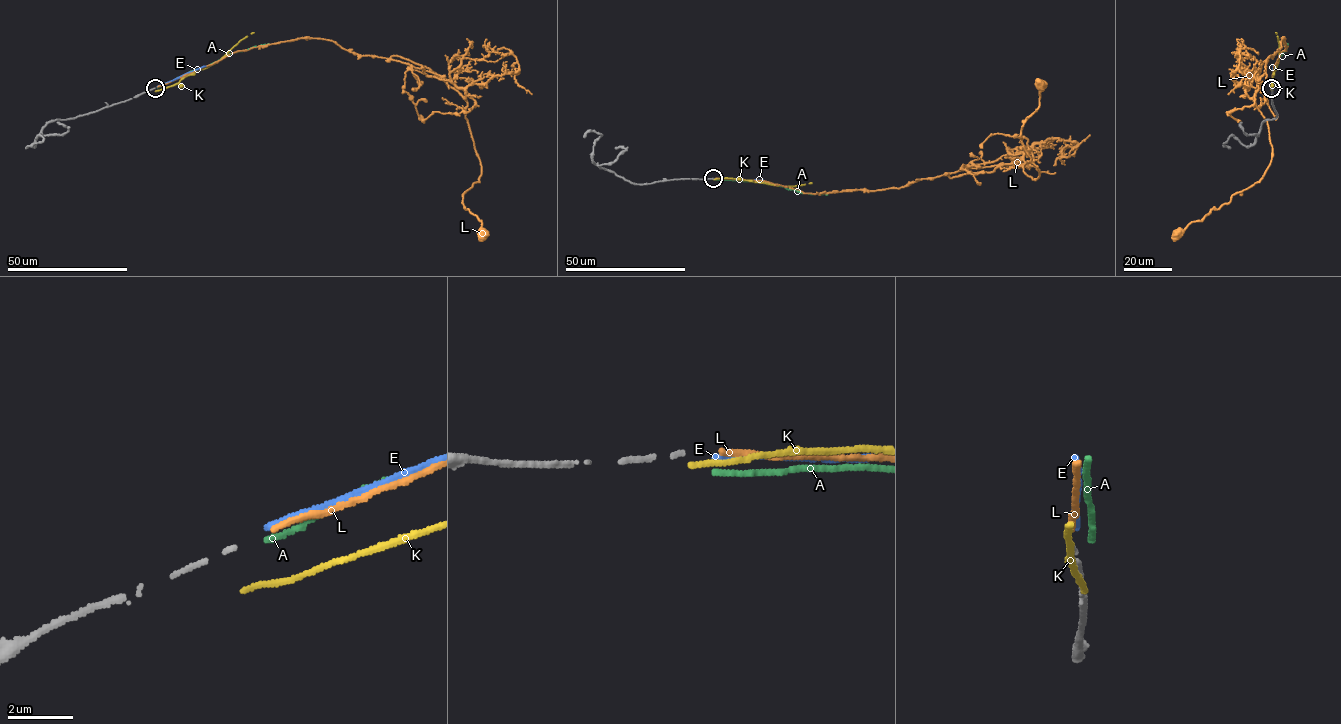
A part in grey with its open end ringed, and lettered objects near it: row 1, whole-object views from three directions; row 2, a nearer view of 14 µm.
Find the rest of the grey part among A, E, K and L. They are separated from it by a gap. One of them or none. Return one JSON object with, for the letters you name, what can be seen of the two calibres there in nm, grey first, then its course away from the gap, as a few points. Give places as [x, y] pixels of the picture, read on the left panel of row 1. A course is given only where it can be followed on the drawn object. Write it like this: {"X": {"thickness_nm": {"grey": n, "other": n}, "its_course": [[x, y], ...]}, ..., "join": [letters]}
{"L": {"thickness_nm": {"grey": 110, "other": 190}, "its_course": [[158, 86], [233, 53], [302, 38], [438, 74], [467, 101], [481, 175], [462, 203], [481, 221], [481, 235]]}, "join": ["L"]}

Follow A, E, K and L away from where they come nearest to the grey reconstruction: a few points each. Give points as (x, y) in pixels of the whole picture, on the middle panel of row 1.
A: (715, 180), (750, 180), (807, 193), (827, 195)
E: (715, 178), (763, 180)
K: (713, 179), (796, 186), (812, 183)
L: (716, 178), (810, 193), (882, 190), (1023, 160), (1036, 179), (1020, 135), (1039, 86)

